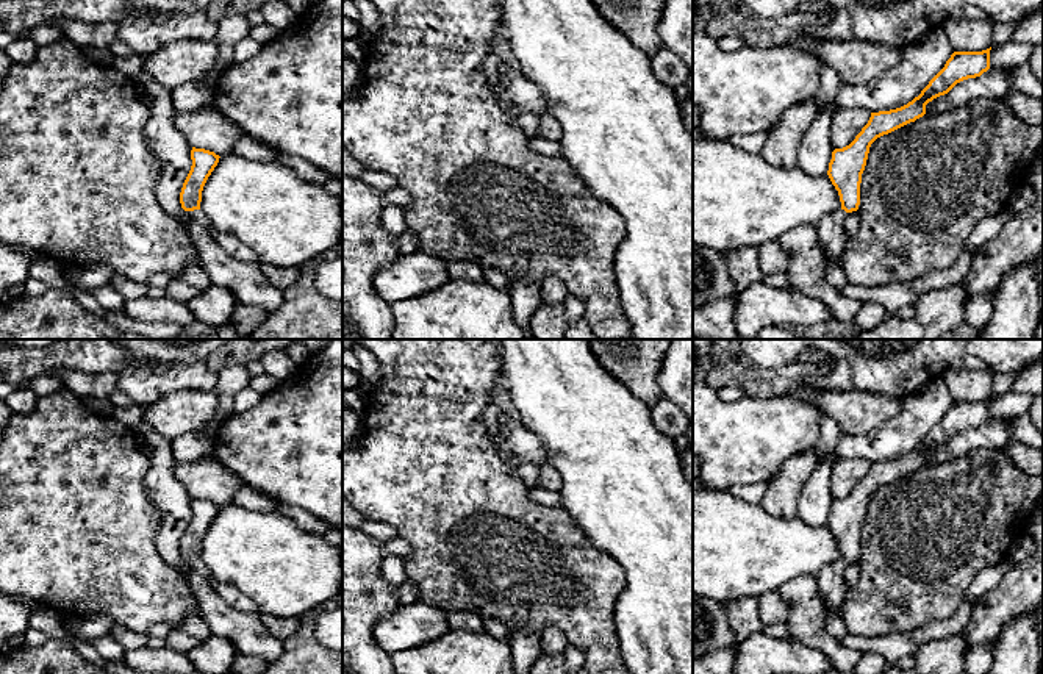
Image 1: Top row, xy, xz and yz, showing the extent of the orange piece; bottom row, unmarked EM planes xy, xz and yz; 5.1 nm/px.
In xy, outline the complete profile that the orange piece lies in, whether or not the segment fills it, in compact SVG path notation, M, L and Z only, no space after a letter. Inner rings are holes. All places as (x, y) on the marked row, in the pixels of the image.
M192 147L191 150L192 166L180 192L181 208L189 216L186 227L211 285L228 289L238 305L260 307L275 313L283 303L283 291L267 280L260 263L241 263L230 256L213 238L213 225L200 210L203 186L219 158L205 149Z

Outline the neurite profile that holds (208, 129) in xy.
M214 106L192 113L177 111L174 125L189 145L214 152L219 156L233 152L236 141L242 136L239 128Z

